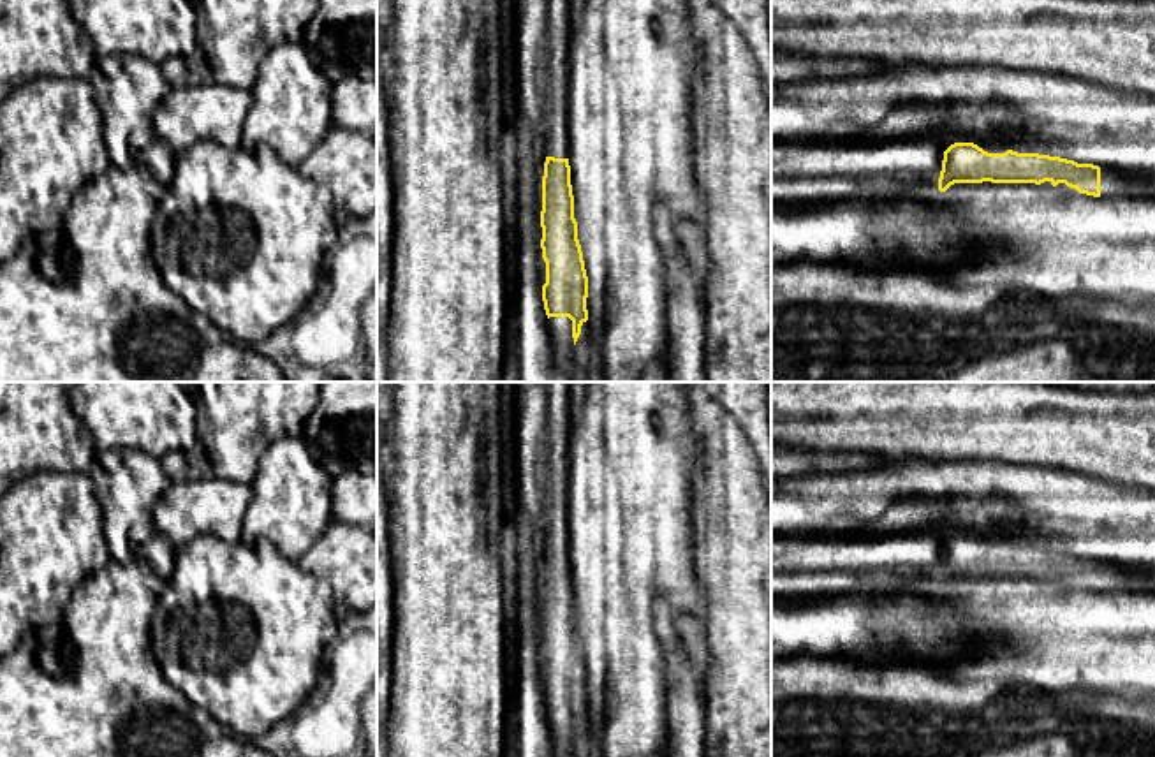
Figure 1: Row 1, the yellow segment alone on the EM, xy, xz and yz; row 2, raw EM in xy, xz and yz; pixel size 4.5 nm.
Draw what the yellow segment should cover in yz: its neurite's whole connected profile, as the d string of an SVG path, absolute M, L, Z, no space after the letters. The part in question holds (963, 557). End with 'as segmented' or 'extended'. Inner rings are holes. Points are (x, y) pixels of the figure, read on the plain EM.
M930 532L866 539L771 535L771 597L838 595L900 583L945 586L954 577L1065 577L1093 592L1155 593L1155 581L1132 579L1113 563L1018 548L988 548L974 537L945 546Z; extended

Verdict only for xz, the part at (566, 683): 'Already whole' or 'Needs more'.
Needs more

